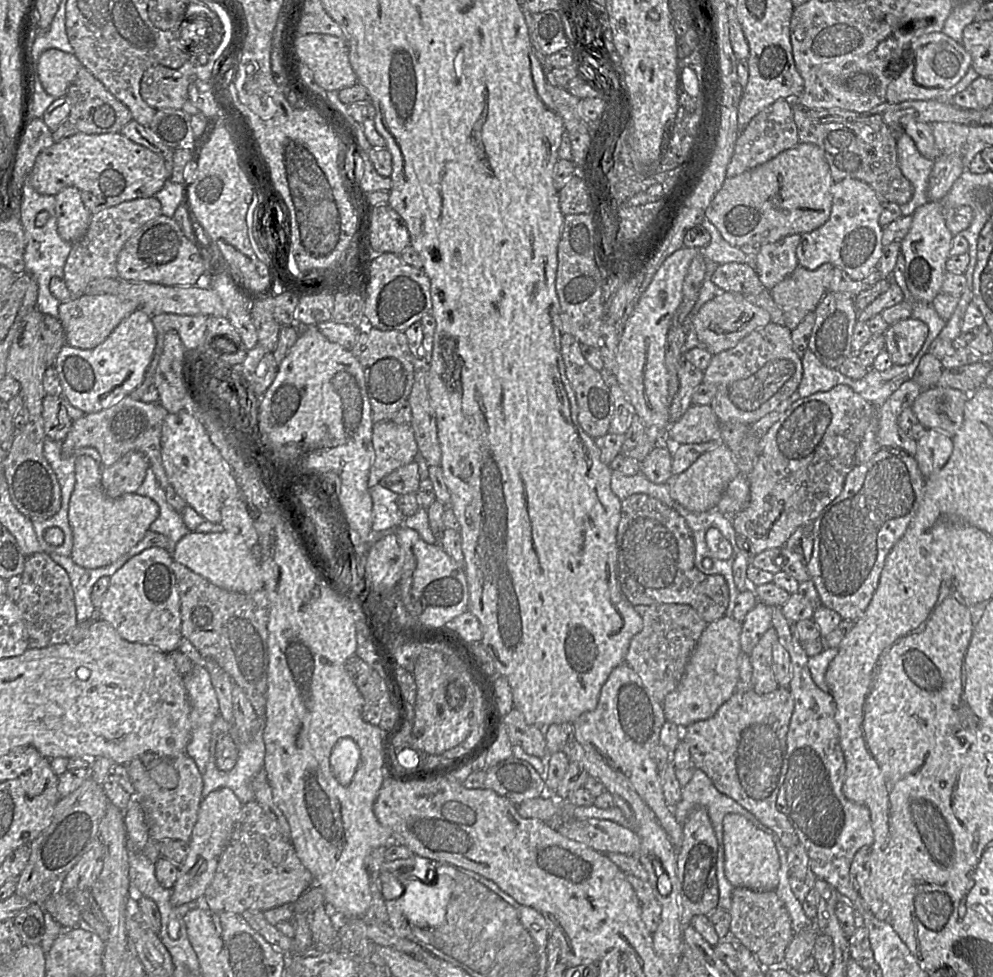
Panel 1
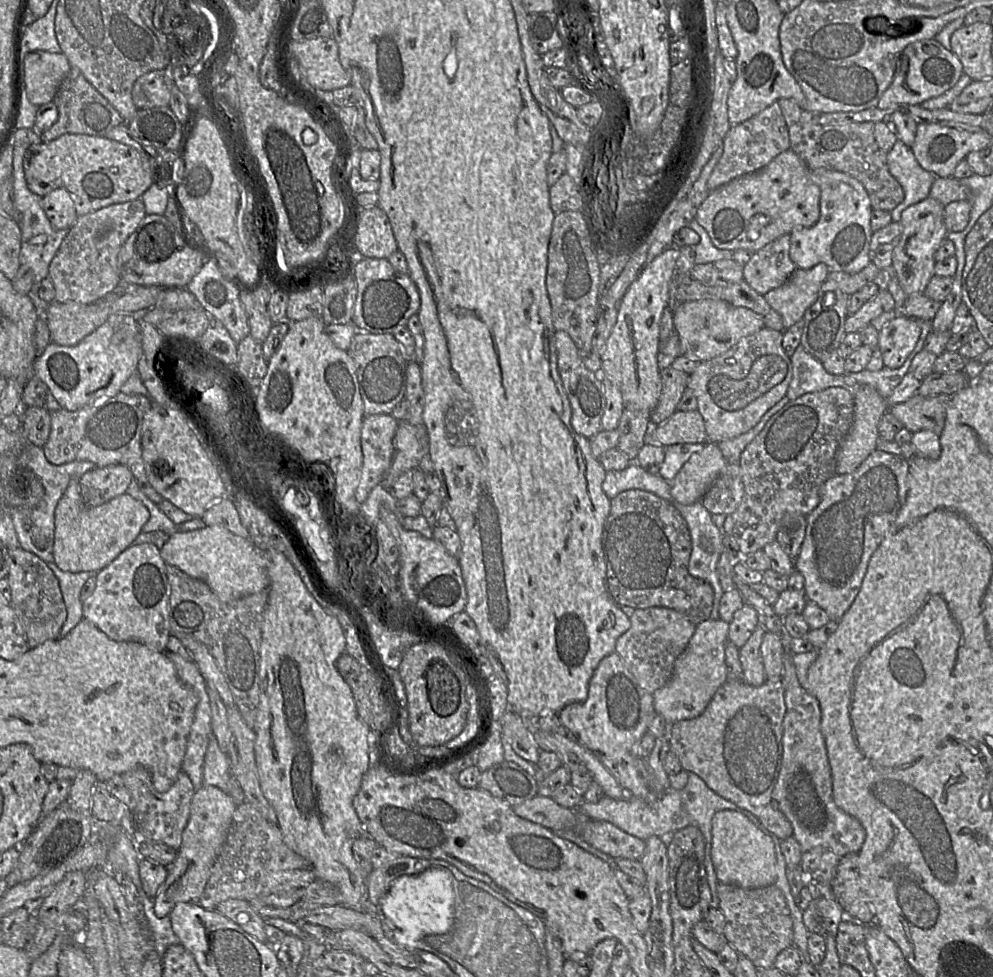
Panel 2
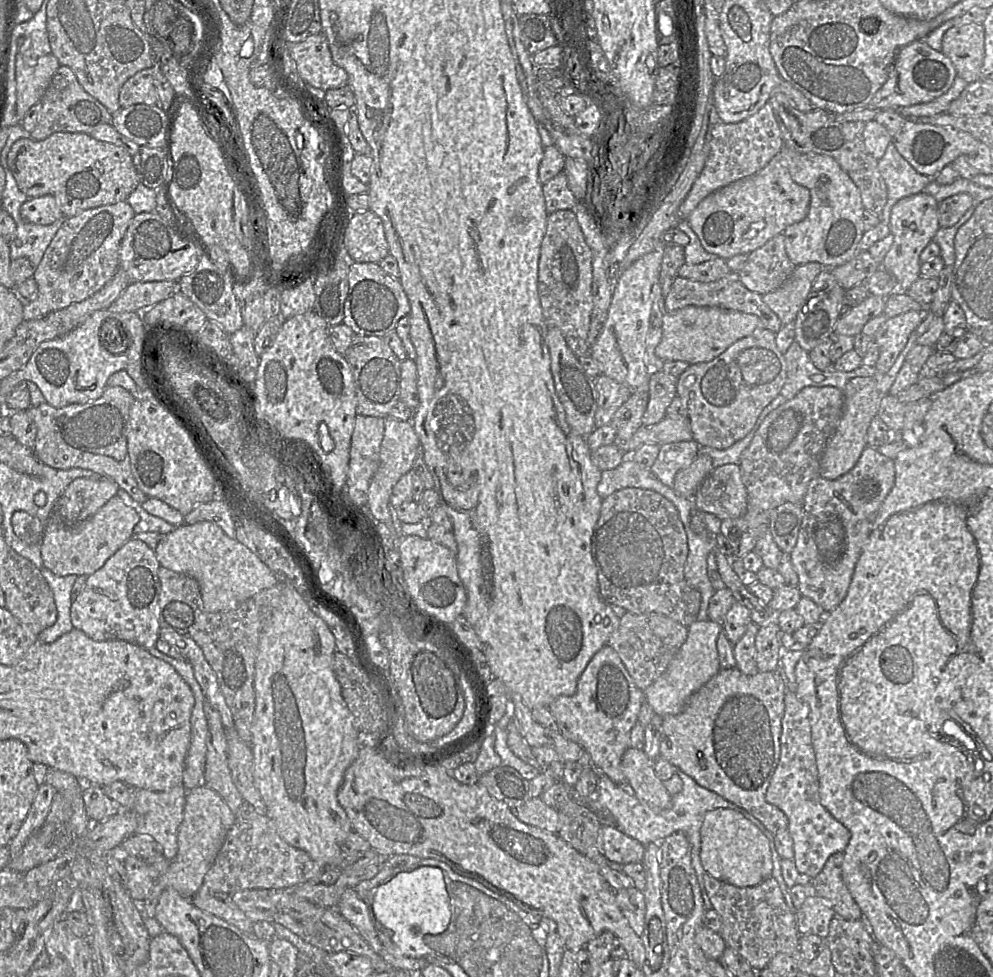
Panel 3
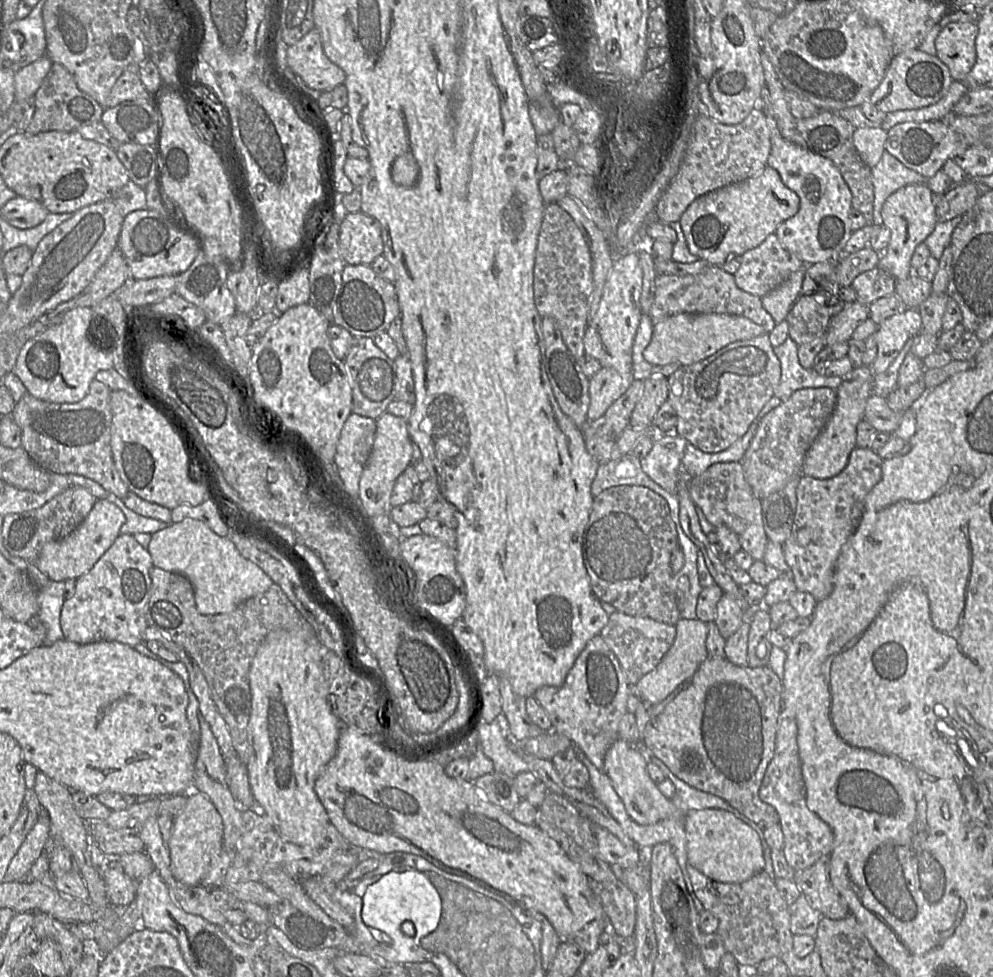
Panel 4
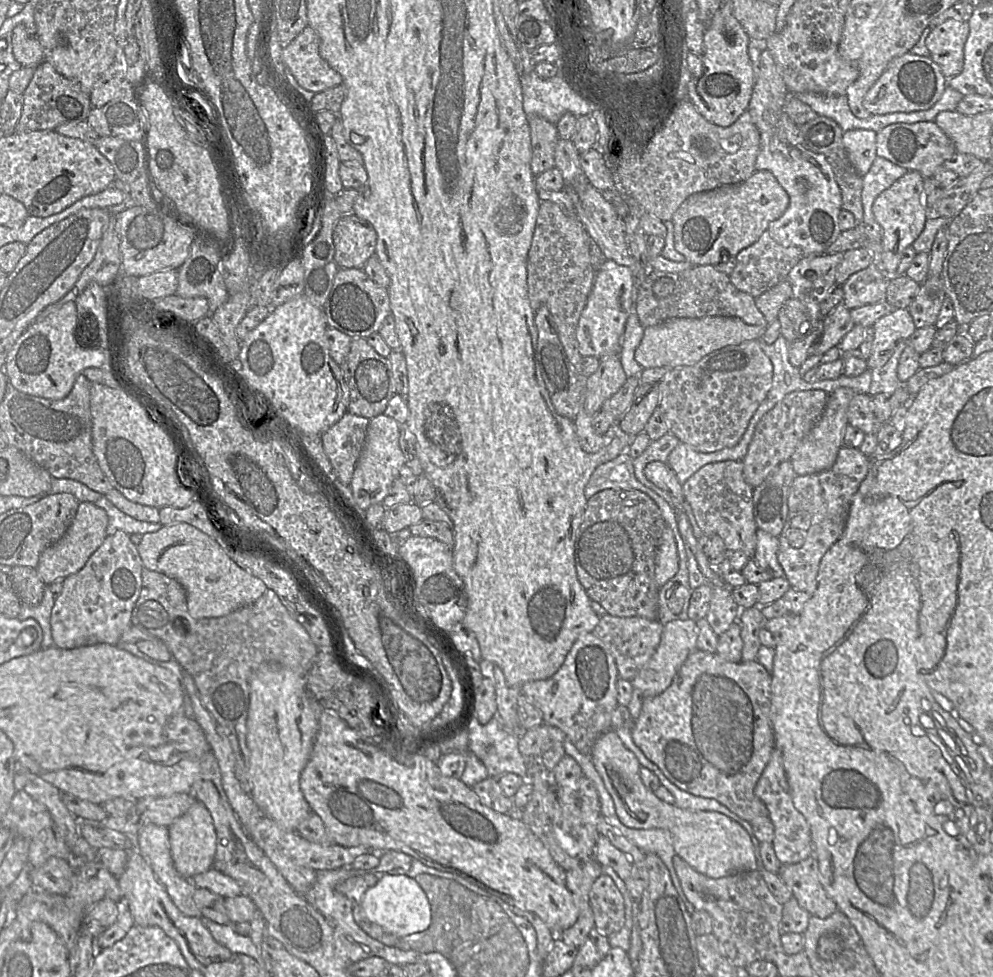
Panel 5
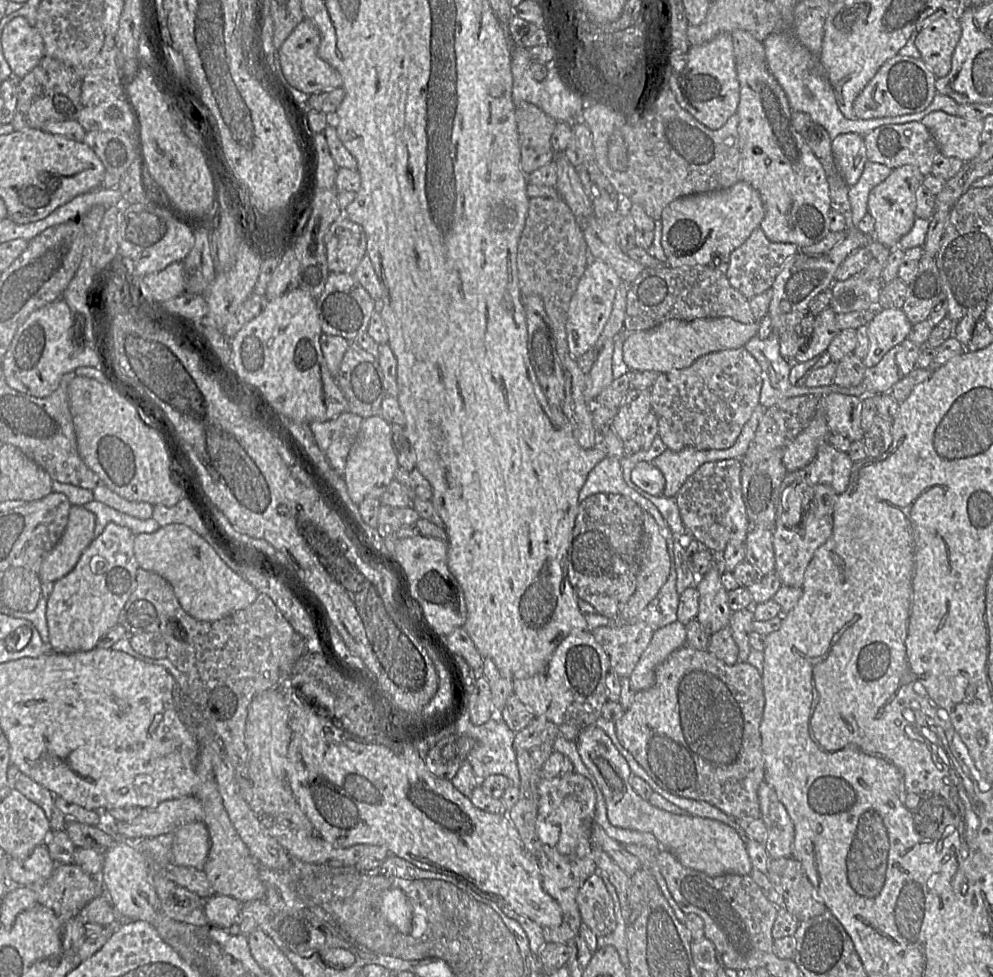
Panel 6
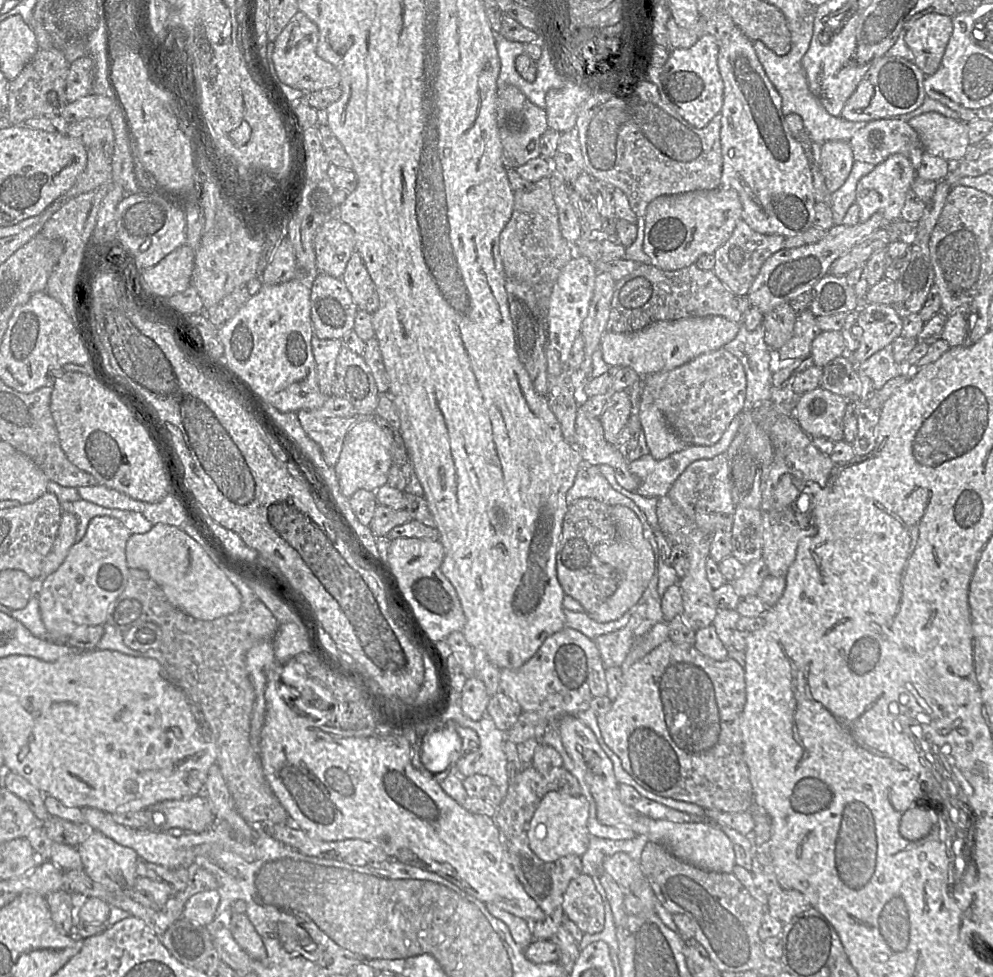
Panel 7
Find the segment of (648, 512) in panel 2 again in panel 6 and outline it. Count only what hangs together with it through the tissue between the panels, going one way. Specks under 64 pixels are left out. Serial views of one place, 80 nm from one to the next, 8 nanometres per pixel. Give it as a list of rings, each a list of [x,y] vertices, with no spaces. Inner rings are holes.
[[[597,493],[582,500],[565,558],[566,576],[579,600],[589,603],[599,615],[617,618],[636,589],[639,559],[644,542],[644,511],[621,494]]]

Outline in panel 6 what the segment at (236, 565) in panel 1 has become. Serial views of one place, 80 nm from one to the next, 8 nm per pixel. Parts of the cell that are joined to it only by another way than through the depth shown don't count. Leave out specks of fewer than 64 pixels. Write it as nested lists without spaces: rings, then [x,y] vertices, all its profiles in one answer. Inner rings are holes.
[[[169,524],[153,533],[138,534],[134,537],[133,549],[138,566],[168,581],[181,607],[197,620],[222,619],[247,608],[259,595],[257,589],[233,571],[204,538],[184,524]]]

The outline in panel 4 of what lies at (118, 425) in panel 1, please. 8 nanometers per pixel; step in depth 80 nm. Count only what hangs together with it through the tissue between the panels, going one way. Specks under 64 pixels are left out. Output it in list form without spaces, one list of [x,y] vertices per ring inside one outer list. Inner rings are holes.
[[[94,379],[87,395],[76,403],[51,403],[26,393],[10,416],[21,428],[21,447],[41,468],[58,474],[77,474],[100,484],[109,494],[123,499],[129,489],[113,462],[110,440],[112,390]]]

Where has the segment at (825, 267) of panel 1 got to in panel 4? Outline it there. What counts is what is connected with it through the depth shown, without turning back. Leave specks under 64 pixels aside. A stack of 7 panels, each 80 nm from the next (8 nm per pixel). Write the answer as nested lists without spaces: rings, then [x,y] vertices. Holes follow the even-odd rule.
[[[804,265],[776,289],[761,297],[763,307],[773,317],[776,324],[786,320],[793,304],[801,295],[806,266]]]

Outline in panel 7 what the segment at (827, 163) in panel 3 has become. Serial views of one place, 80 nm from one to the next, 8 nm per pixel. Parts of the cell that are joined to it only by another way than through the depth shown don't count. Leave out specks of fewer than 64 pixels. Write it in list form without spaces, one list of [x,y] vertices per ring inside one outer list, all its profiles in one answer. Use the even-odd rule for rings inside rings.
[[[738,27],[732,29],[719,40],[718,68],[724,84],[723,106],[719,113],[721,129],[720,142],[722,153],[721,187],[735,190],[742,204],[742,220],[753,230],[761,234],[776,234],[783,237],[792,237],[814,227],[814,206],[817,196],[814,187],[810,161],[805,154],[802,144],[791,134],[782,112],[782,99],[776,88],[767,77],[750,40]]]

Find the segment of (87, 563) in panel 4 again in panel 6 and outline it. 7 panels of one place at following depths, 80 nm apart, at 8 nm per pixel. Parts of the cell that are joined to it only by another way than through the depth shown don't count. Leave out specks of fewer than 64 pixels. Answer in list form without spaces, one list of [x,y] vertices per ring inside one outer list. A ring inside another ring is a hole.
[[[71,506],[67,526],[59,542],[45,557],[37,574],[42,583],[55,583],[70,573],[94,540],[95,515],[83,506]]]

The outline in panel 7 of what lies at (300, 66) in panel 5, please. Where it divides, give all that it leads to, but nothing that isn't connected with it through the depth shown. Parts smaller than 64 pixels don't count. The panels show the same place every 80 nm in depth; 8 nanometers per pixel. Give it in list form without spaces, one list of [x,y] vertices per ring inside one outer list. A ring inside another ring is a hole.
[[[298,11],[274,41],[272,62],[276,75],[282,83],[304,93],[340,84],[340,73],[337,68],[316,53],[318,40],[318,27],[303,12]]]

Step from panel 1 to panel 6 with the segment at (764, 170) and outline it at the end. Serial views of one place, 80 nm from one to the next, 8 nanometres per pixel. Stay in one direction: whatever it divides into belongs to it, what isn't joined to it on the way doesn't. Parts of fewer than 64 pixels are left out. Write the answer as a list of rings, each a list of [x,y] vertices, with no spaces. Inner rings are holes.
[[[743,181],[725,189],[678,198],[664,208],[660,219],[666,263],[679,268],[708,265],[715,258],[722,260],[759,228],[764,216],[759,192]]]

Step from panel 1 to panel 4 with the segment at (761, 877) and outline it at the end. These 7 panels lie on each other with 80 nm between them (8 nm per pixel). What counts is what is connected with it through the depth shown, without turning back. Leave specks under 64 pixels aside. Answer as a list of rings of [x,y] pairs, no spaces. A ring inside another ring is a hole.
[[[720,809],[690,811],[684,816],[689,863],[708,878],[723,883],[745,882],[765,869],[759,834],[732,813]]]

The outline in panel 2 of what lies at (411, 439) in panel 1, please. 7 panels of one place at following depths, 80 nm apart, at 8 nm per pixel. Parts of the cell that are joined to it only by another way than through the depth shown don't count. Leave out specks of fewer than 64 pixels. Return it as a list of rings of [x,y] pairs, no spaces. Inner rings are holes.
[[[391,414],[365,416],[361,427],[363,462],[355,499],[362,504],[371,490],[381,483],[394,453],[393,437],[399,422]]]

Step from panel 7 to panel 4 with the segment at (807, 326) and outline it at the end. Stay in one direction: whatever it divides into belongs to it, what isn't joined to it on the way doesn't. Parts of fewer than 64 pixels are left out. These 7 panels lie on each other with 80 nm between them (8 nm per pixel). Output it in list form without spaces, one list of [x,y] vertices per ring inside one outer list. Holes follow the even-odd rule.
[[[858,302],[845,304],[830,320],[826,332],[826,346],[848,342],[855,329],[867,319],[869,319],[869,305]]]

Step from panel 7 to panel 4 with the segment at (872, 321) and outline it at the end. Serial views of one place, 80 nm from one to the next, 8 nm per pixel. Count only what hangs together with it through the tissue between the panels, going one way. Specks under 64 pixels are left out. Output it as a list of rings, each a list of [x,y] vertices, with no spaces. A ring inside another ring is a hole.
[[[907,309],[882,321],[875,332],[877,356],[870,366],[874,375],[884,372],[908,339],[920,333],[922,318],[917,309]]]

